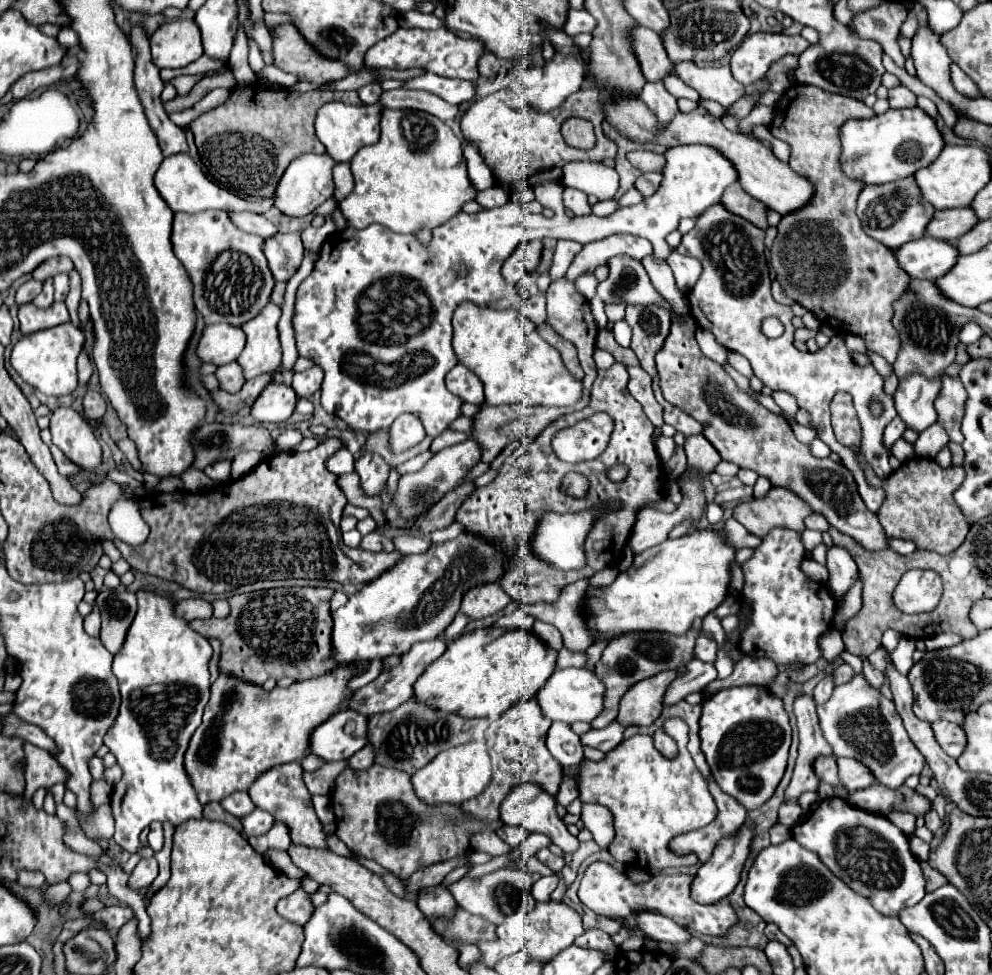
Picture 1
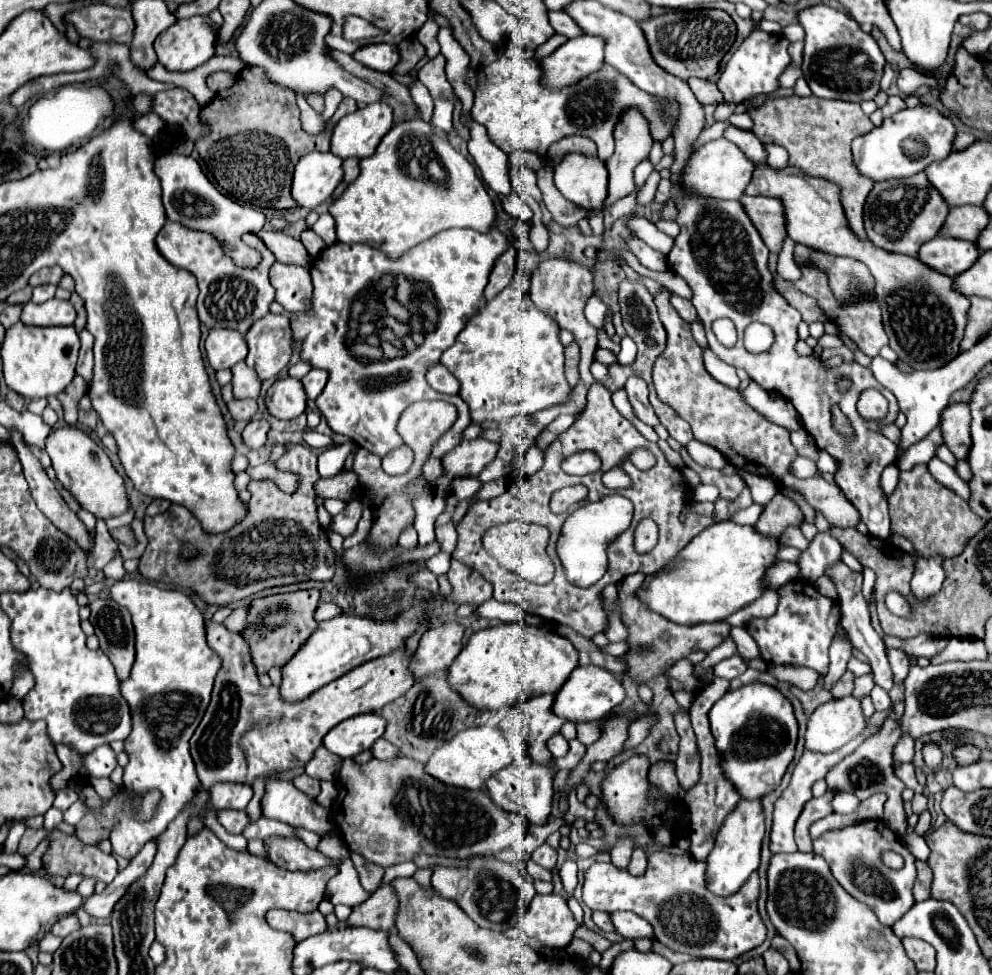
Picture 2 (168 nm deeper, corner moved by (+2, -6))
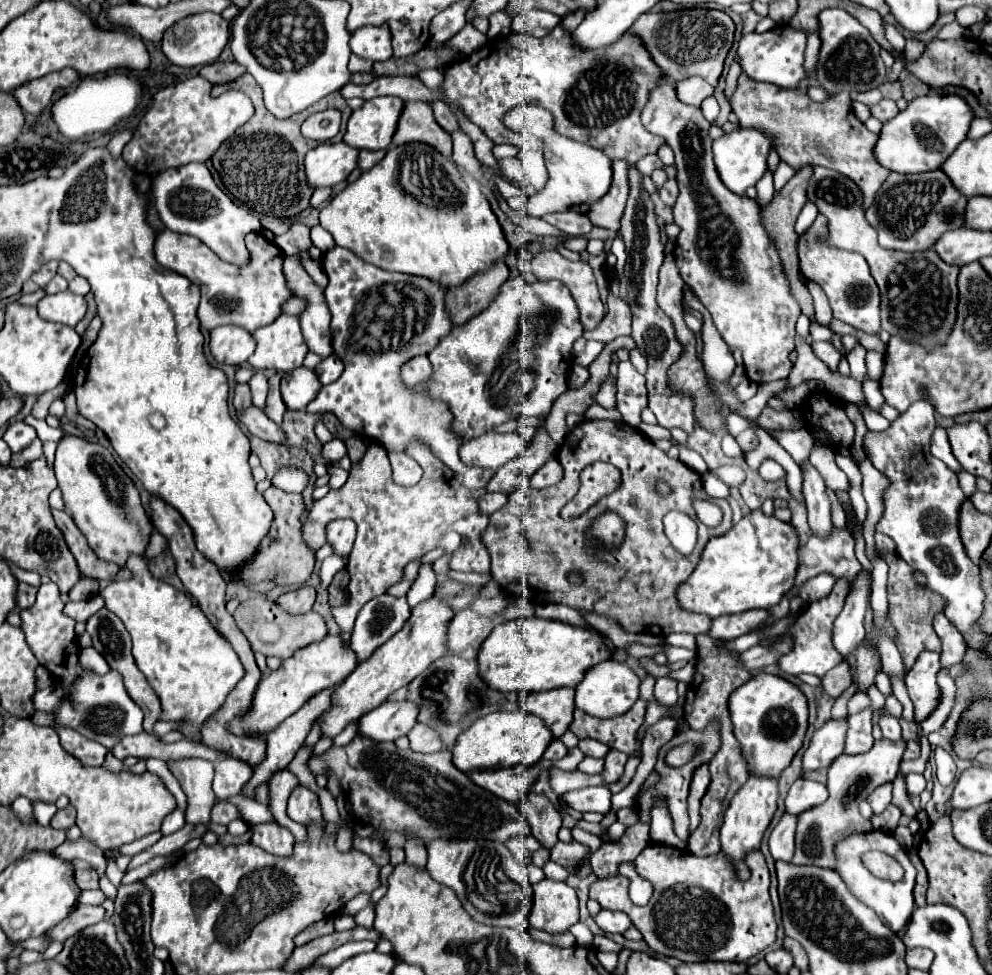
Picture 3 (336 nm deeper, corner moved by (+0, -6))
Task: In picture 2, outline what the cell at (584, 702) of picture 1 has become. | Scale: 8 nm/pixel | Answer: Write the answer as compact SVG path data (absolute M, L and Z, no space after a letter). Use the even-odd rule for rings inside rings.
M578 666L570 678L566 680L566 684L560 688L560 692L556 694L556 702L552 706L556 716L562 716L566 720L600 720L604 716L608 716L622 700L626 698L622 680L600 668L600 666Z

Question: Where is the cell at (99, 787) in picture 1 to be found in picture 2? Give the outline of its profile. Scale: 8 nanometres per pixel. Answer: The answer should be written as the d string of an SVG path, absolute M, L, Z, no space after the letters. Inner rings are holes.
M78 800L78 802L74 802L74 804L64 812L64 822L76 826L76 822L80 822L80 818L84 816L84 812L86 812L86 810L84 810L84 802Z

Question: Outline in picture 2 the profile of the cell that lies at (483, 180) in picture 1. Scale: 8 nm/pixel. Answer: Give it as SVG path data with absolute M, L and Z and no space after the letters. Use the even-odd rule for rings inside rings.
M452 30L438 32L438 42L442 46L442 54L446 56L446 76L452 86L452 90L458 94L458 98L464 104L462 112L468 112L472 108L472 90L466 86L466 74L470 70L470 56L464 52L464 48L454 40Z

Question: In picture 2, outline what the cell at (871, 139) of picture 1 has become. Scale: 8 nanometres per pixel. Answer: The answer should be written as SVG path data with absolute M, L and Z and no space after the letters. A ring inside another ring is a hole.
M918 104L916 108L904 108L902 112L886 118L882 126L870 130L864 136L858 136L852 142L854 164L864 176L876 182L888 178L908 178L922 172L928 164L944 160L952 152L954 136L956 128L950 118L942 116L932 106Z

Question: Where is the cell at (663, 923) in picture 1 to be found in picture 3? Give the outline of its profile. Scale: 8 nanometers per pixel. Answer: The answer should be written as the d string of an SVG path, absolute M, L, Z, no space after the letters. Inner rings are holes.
M600 910L594 916L594 922L604 932L610 932L610 934L624 934L632 926L630 918L624 912L612 912L612 910Z

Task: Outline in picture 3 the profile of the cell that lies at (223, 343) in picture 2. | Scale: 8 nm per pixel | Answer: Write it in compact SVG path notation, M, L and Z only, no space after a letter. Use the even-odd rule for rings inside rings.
M218 326L210 332L210 352L218 364L240 366L252 356L256 342L244 328Z

